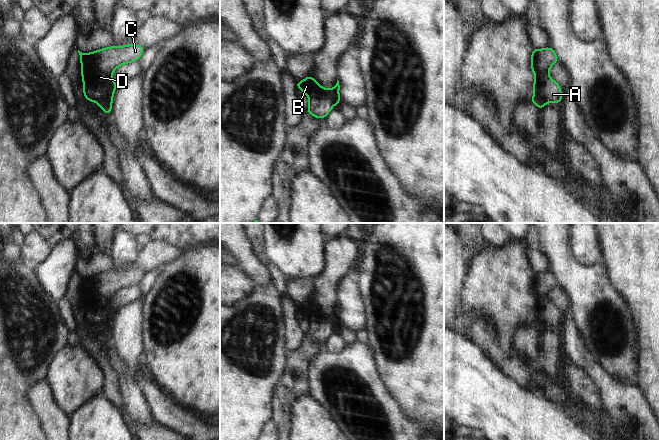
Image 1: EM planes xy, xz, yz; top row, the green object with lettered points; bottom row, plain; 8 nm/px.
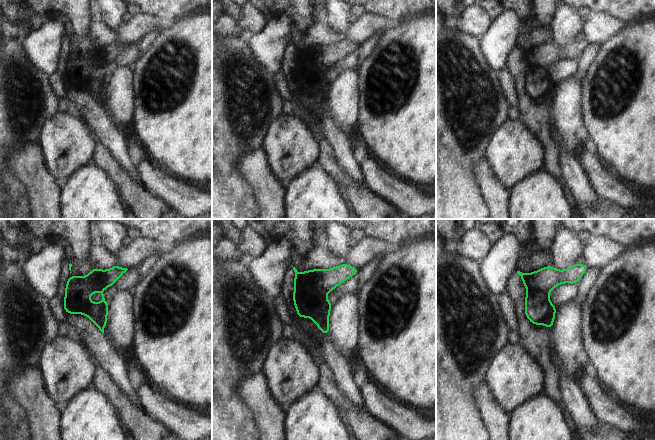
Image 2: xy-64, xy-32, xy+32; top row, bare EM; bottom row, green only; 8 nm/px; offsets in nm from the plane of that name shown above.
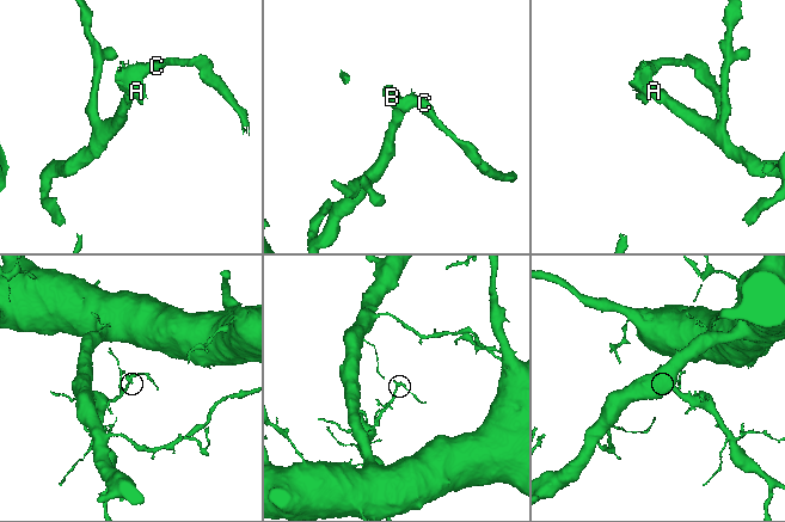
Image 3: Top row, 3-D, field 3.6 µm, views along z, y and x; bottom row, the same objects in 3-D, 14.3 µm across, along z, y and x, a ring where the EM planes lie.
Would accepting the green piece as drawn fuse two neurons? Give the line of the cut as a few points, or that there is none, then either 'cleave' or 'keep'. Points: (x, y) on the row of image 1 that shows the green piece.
cut xy (88, 87), (99, 87), (101, 89), (101, 95), (97, 102); cleave

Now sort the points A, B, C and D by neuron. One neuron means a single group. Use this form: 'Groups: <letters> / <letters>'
Groups: A / B C D.

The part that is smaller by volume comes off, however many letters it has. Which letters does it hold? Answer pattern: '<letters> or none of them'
B, C, D

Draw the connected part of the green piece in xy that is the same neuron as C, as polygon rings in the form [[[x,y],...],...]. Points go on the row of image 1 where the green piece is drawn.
[[[131,43],[125,46],[105,47],[91,53],[82,53],[78,50],[85,99],[89,101],[88,88],[101,88],[102,95],[97,99],[97,104],[109,116],[117,87],[112,77],[113,72],[121,65],[138,61],[144,49],[139,44]]]

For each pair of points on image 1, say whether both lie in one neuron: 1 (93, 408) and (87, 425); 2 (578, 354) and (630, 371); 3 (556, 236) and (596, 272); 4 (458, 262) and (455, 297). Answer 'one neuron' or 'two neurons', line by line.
1: one neuron
2: two neurons
3: one neuron
4: one neuron

